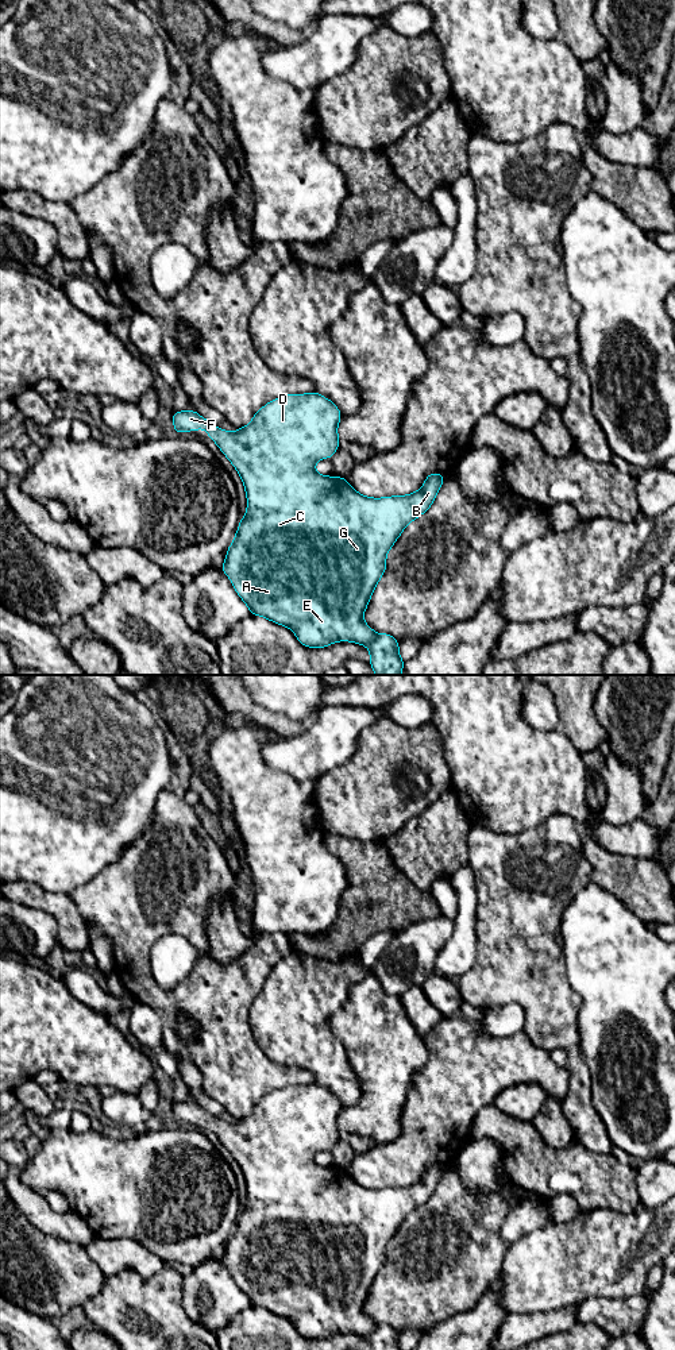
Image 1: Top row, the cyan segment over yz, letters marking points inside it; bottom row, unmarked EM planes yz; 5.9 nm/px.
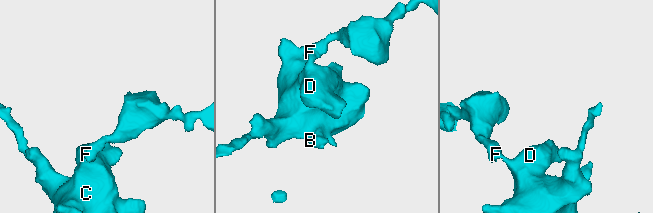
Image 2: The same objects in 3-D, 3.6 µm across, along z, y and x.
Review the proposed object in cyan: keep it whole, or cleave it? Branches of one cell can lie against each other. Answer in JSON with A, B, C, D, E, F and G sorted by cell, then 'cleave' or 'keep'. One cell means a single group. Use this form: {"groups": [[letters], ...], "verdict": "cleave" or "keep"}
{"groups": [["A", "B", "C", "D", "E", "F", "G"]], "verdict": "keep"}

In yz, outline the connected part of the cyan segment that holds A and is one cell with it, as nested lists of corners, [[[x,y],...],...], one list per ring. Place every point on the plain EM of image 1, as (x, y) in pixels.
[[[316,1083],[288,1085],[270,1092],[248,1116],[236,1123],[215,1118],[194,1102],[173,1103],[174,1122],[181,1126],[184,1122],[207,1120],[208,1129],[219,1137],[244,1174],[247,1203],[227,1241],[221,1261],[232,1272],[234,1281],[250,1304],[288,1318],[305,1338],[323,1339],[336,1332],[352,1332],[366,1336],[370,1350],[401,1350],[400,1334],[387,1324],[377,1326],[363,1312],[363,1305],[385,1265],[389,1241],[406,1216],[431,1199],[446,1166],[427,1166],[424,1177],[408,1187],[371,1189],[359,1185],[342,1168],[317,1165],[315,1156],[321,1149],[329,1150],[339,1139],[340,1110],[338,1098]]]

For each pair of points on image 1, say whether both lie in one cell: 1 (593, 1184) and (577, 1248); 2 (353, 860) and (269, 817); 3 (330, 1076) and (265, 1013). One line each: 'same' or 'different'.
1: different
2: different
3: same

